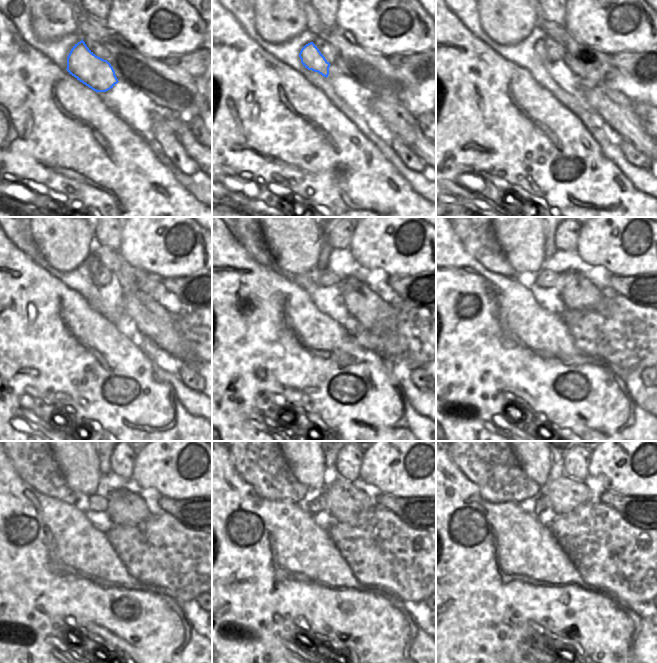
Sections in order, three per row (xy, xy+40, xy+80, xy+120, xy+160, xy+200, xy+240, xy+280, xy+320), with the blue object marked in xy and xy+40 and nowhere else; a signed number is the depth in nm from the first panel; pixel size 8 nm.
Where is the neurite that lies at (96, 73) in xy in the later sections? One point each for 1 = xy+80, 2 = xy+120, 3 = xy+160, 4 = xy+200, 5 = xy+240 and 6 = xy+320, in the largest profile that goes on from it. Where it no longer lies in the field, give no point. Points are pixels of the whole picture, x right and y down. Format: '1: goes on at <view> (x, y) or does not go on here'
1: goes on at xy+80 (540, 51)
2: goes on at xy+120 (95, 263)
3: goes on at xy+160 (326, 249)
4: goes on at xy+200 (550, 248)
5: goes on at xy+240 (104, 461)
6: goes on at xy+320 (556, 461)

